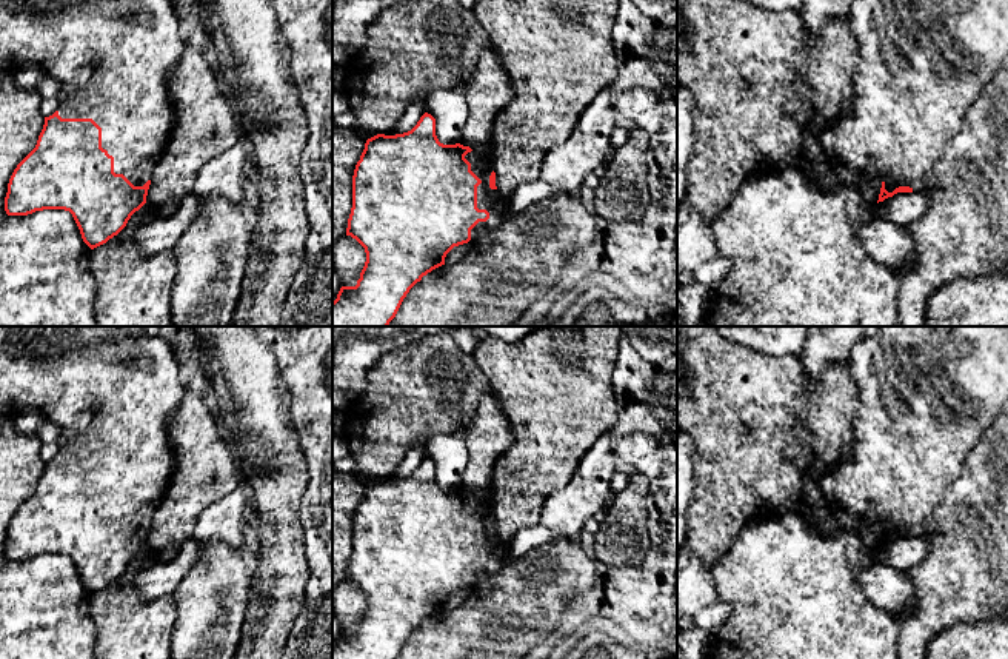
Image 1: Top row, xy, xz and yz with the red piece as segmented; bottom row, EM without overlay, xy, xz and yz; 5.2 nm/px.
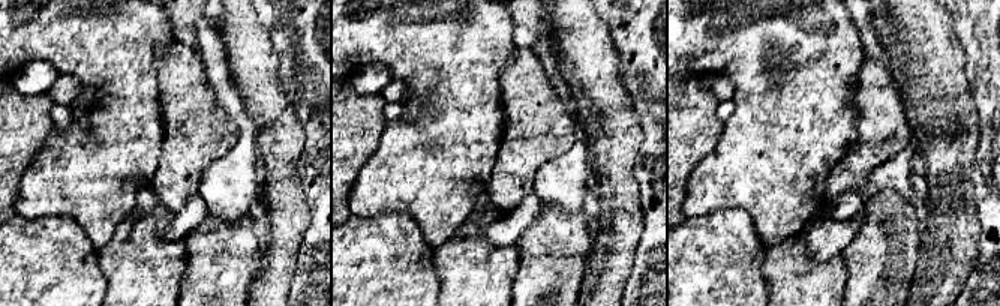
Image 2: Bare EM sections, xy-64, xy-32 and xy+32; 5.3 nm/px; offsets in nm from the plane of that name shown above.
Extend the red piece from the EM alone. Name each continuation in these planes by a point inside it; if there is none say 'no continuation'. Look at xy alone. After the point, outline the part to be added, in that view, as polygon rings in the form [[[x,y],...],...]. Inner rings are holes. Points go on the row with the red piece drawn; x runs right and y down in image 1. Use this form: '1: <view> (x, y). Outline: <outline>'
1: xy (113, 57). Outline: [[[0,0],[0,72],[12,72],[25,65],[40,65],[60,82],[62,119],[92,119],[102,128],[102,148],[114,157],[114,172],[123,174],[134,186],[152,179],[152,171],[172,134],[175,114],[168,91],[168,77],[182,59],[186,43],[179,32],[179,15],[171,0]]]

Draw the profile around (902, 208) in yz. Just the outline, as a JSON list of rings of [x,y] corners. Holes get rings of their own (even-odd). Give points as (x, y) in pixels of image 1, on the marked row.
[[[923,191],[897,192],[873,206],[873,212],[897,225],[919,220],[931,206],[931,199]]]

